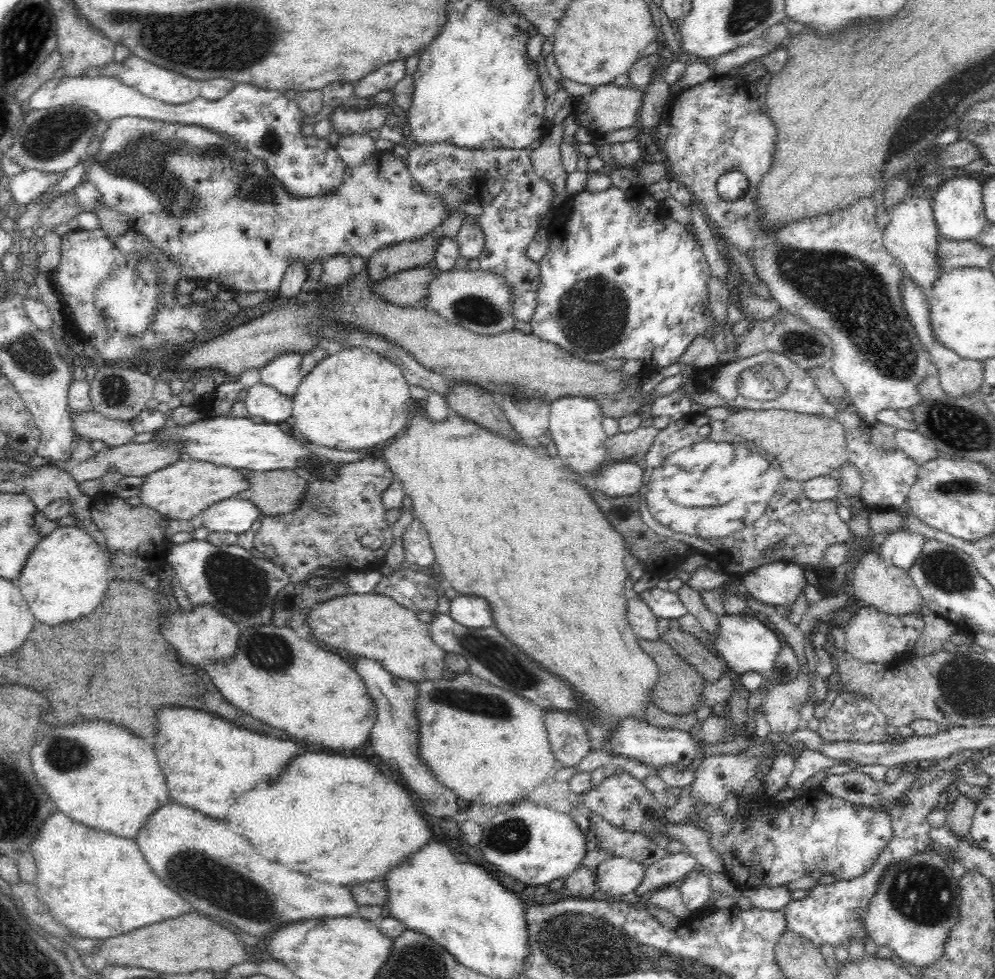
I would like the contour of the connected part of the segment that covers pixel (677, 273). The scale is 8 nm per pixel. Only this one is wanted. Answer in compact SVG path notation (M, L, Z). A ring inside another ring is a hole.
M610 187L601 192L582 191L566 199L566 212L562 222L552 222L550 226L549 247L541 261L538 263L538 290L536 290L536 308L532 314L530 323L530 334L542 339L542 341L554 343L560 349L570 353L570 355L588 361L590 363L601 363L603 360L611 358L627 360L642 360L644 370L642 377L650 372L656 372L661 368L666 368L674 364L684 348L692 342L696 334L704 333L704 336L711 338L714 317L708 315L704 317L702 308L708 308L708 293L706 293L706 281L710 271L705 256L701 251L701 246L696 238L692 237L676 220L670 217L667 207L657 201L650 193L644 192L634 194L628 189Z

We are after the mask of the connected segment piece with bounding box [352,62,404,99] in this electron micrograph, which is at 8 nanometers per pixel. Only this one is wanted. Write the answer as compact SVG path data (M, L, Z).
M404 62L386 64L380 70L362 78L358 84L354 84L352 94L360 99L369 99L382 90L392 90L402 78L404 78Z

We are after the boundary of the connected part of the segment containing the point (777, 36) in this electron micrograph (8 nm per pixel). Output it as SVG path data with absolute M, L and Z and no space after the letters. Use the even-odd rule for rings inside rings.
M782 23L775 24L749 44L716 58L713 75L729 74L733 69L753 63L754 60L760 57L766 57L768 54L772 54L774 50L781 49L790 37L786 31L786 25Z

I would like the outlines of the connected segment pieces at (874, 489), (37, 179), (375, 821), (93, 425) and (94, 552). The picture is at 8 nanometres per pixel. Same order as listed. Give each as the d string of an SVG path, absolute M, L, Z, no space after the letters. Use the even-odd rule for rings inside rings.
M858 429L845 435L847 460L857 468L863 482L858 496L859 504L877 510L904 509L909 490L916 480L919 465L899 448L893 453L884 453L870 441L870 436L864 435Z
M26 170L10 179L8 192L12 203L10 211L15 214L23 212L25 206L40 196L47 188L62 179L63 174L43 174L41 170Z
M306 752L290 762L288 768L290 770L286 770L274 784L262 784L256 790L242 794L238 802L228 809L226 826L248 838L256 852L272 862L280 862L306 876L314 876L319 883L353 887L383 880L388 870L401 865L410 854L424 848L434 838L428 824L414 808L408 792L380 774L376 766L360 758Z
M91 407L82 412L72 412L71 421L75 434L89 437L90 440L102 440L108 447L132 443L135 430L130 422L104 417Z
M64 526L42 538L32 550L16 585L35 620L55 627L96 610L109 588L110 568L105 547L94 542L84 530Z

